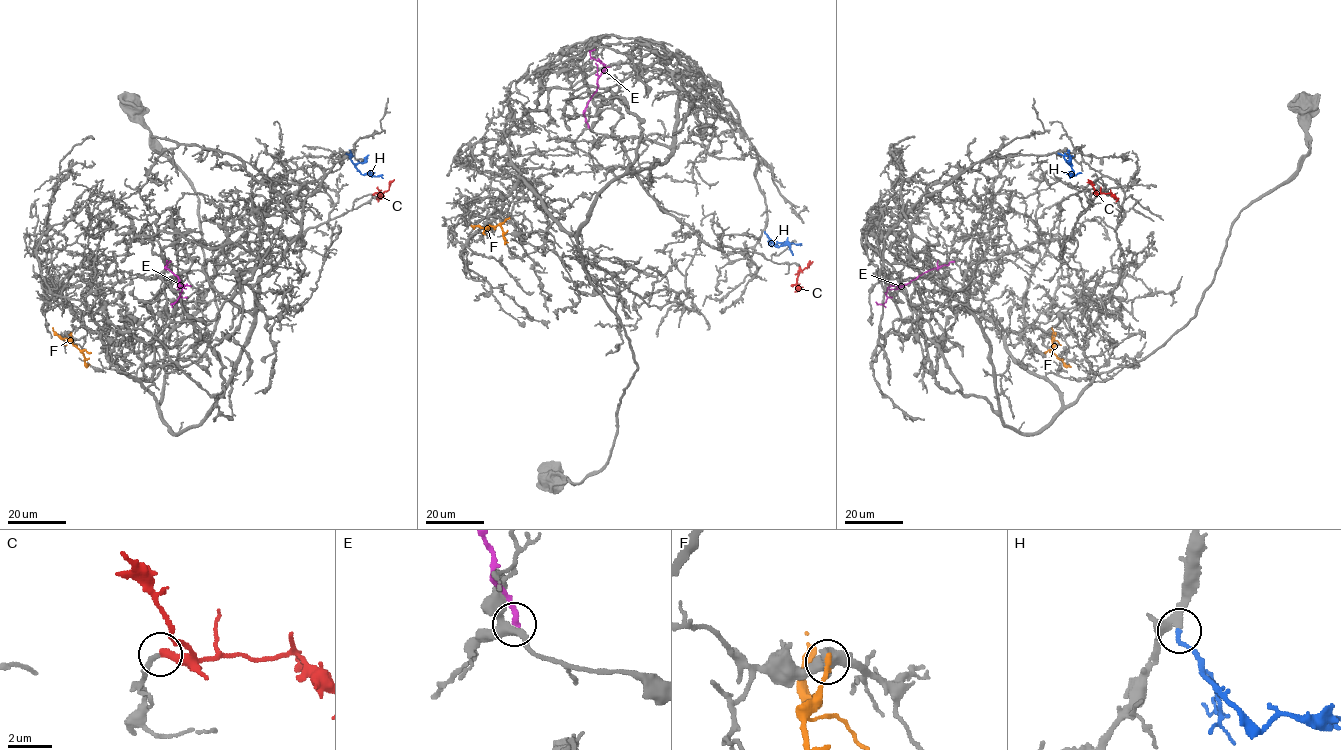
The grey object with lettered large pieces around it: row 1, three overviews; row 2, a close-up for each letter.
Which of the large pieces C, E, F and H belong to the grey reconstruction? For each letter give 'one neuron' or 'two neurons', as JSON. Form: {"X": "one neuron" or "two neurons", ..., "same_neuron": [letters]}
{"C": "one neuron", "E": "two neurons", "F": "two neurons", "H": "one neuron", "same_neuron": ["C", "H"]}

